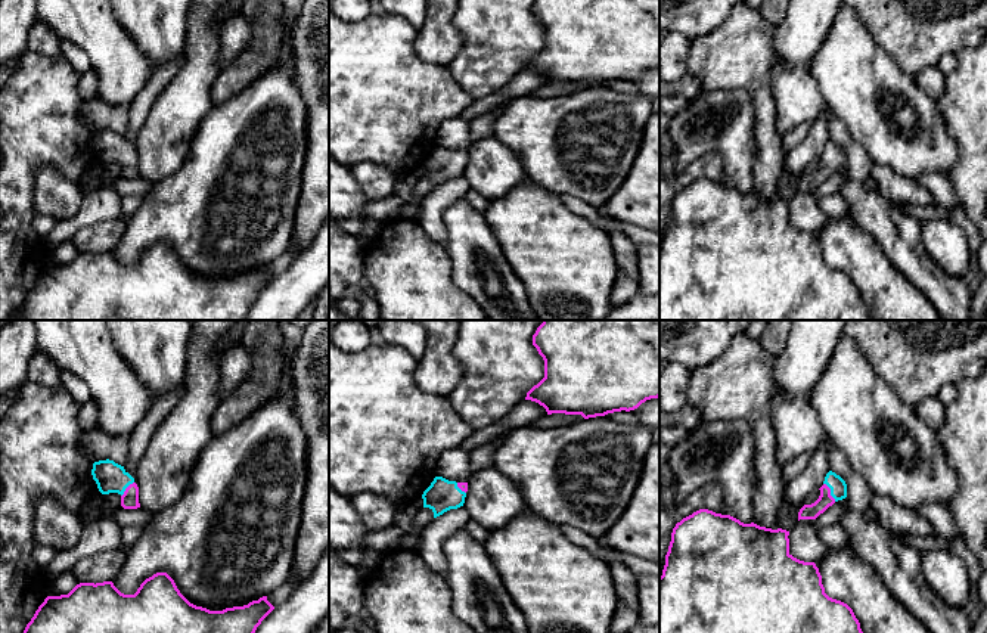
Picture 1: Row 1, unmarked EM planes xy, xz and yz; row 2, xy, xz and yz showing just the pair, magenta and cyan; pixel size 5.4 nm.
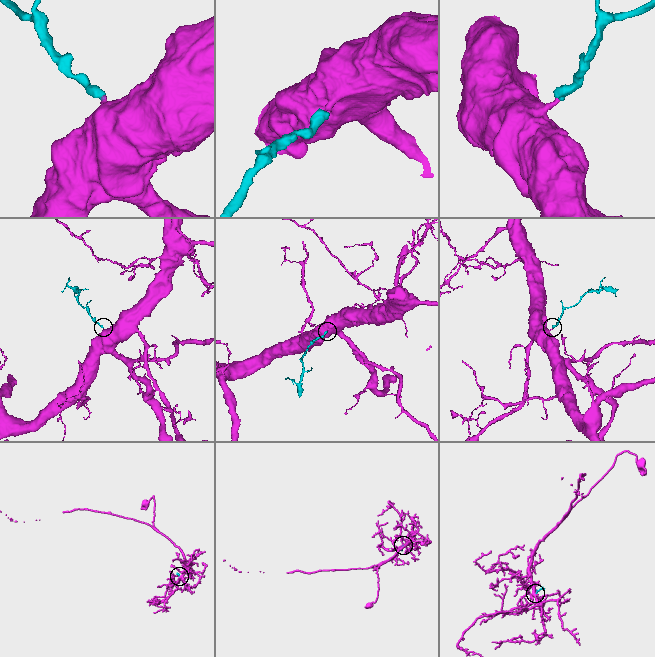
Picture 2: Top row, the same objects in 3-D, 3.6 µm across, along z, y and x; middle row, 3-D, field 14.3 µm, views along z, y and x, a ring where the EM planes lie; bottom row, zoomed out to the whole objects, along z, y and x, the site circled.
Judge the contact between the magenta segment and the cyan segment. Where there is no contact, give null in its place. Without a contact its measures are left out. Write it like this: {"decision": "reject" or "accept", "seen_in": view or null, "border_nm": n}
{"decision": "accept", "seen_in": "yz", "border_nm": 120}

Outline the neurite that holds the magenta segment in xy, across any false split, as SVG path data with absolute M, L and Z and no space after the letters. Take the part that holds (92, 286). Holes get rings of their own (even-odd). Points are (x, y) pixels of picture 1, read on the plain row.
M167 242L146 248L134 264L121 263L112 251L80 252L68 264L44 269L27 294L18 320L243 320L273 279L267 266L223 280L196 276L180 263Z

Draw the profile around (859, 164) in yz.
M832 112L828 117L829 140L839 145L847 153L847 171L854 180L865 180L869 177L873 167L873 159L867 151L856 142L848 133L845 124Z

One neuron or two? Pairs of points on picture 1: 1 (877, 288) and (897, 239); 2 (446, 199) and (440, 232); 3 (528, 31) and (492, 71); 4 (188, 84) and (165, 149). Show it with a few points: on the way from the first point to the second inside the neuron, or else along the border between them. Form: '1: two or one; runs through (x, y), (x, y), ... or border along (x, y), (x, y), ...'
1: two; border along (866, 232), (878, 244), (884, 256), (912, 284)
2: one; runs through (438, 207), (437, 225)
3: one; runs through (518, 42), (499, 61)
4: one; runs through (185, 101), (167, 133)

